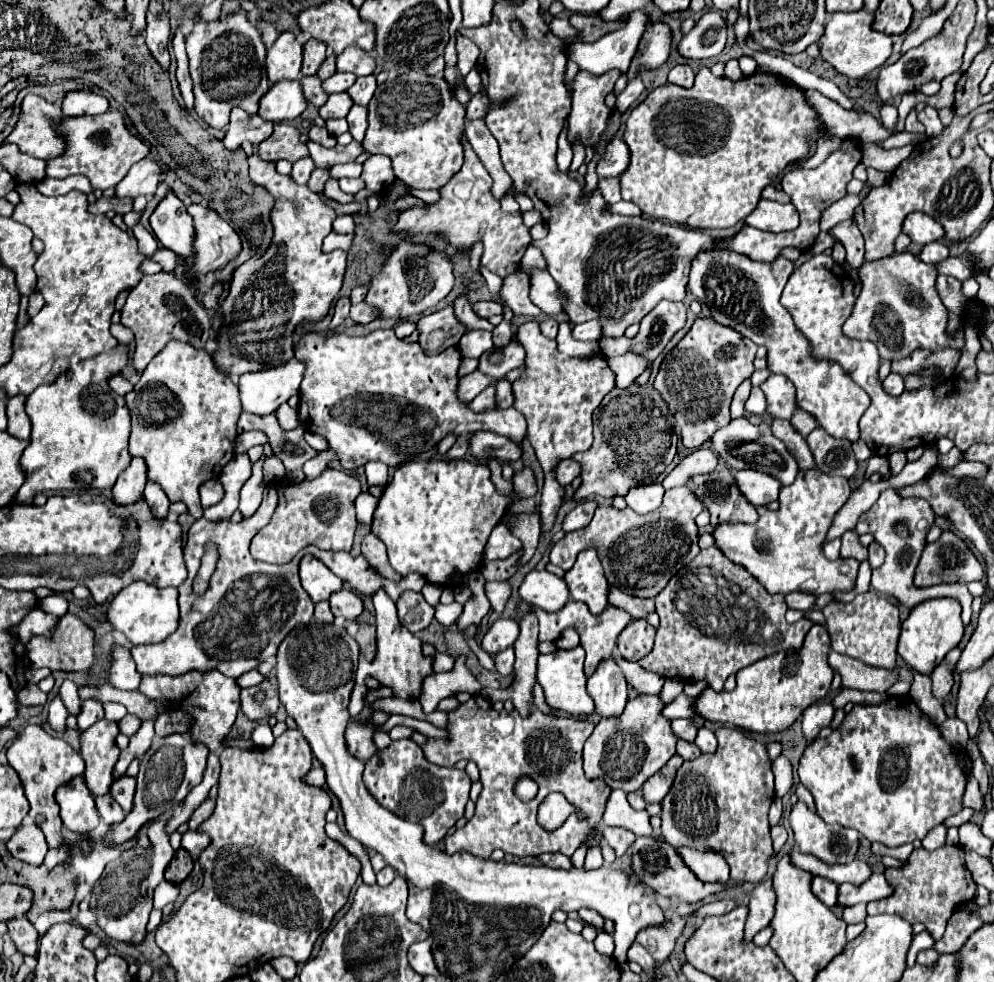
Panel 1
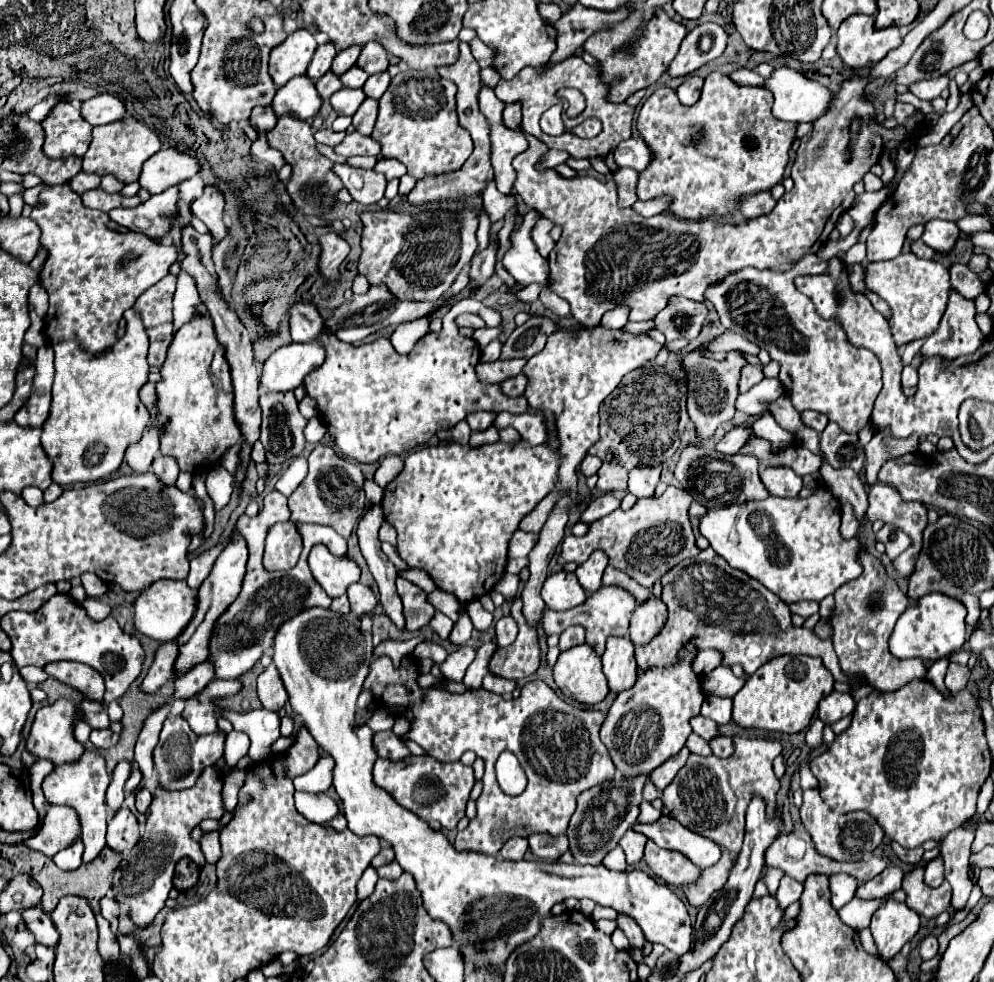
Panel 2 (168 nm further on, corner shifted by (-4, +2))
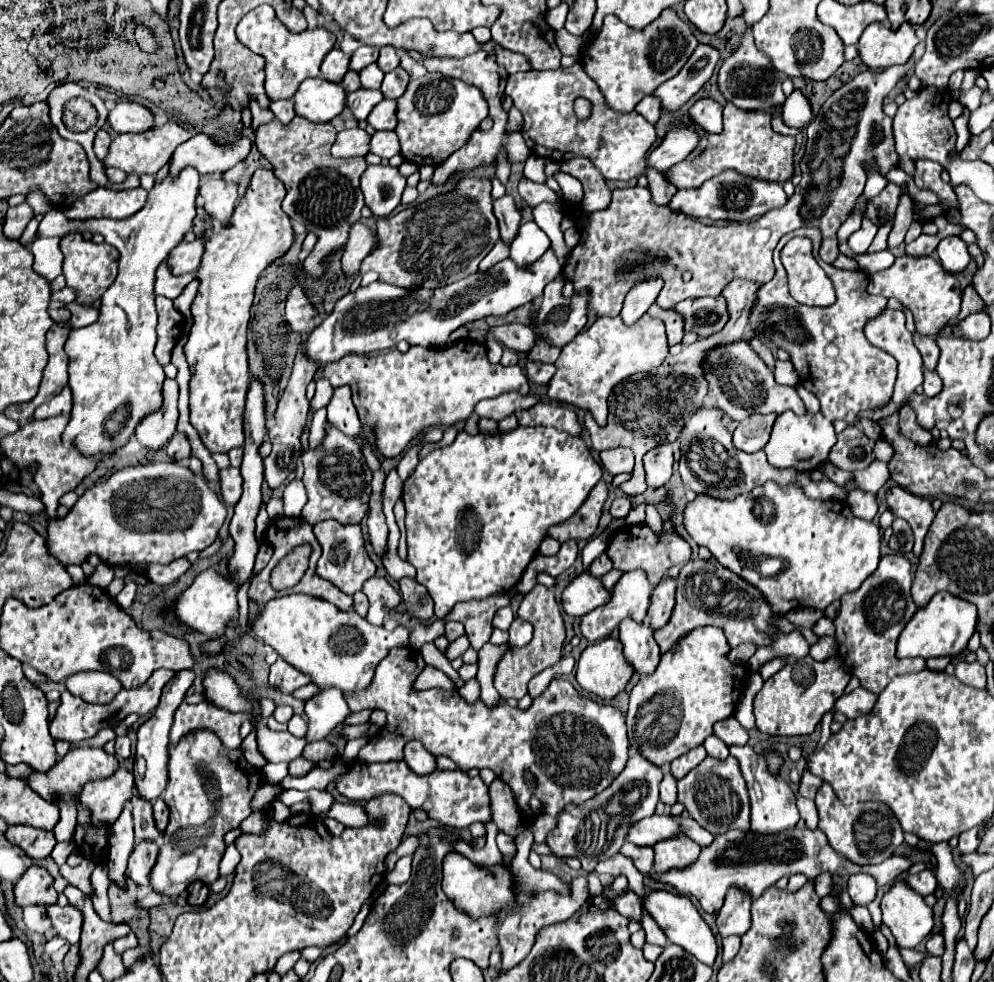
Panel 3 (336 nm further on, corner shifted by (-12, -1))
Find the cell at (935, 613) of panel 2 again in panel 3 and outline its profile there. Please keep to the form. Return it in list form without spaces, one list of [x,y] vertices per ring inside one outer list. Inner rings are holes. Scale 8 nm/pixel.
[[[948,591],[936,593],[926,607],[920,607],[908,625],[902,629],[898,639],[896,655],[902,657],[942,657],[942,655],[958,655],[966,649],[968,639],[972,637],[976,627],[976,607],[960,597],[954,597]]]

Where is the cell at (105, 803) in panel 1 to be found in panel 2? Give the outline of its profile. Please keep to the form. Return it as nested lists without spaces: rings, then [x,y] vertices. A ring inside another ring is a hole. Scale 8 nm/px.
[[[120,808],[108,818],[106,842],[116,852],[126,852],[138,842],[138,820],[128,808]]]

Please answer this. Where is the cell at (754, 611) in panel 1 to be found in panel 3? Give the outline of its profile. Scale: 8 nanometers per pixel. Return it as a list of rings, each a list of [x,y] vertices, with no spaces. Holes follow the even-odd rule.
[[[714,557],[708,561],[704,559],[688,561],[682,567],[676,583],[678,583],[678,589],[676,589],[674,613],[662,629],[654,631],[654,637],[662,653],[666,653],[688,631],[702,625],[722,627],[732,647],[738,647],[740,643],[748,643],[748,641],[764,647],[776,639],[778,629],[768,623],[770,617],[776,617],[776,615],[768,609],[768,603],[764,601],[764,597],[760,597],[760,591],[748,585],[744,579],[736,577],[732,571],[724,569]]]

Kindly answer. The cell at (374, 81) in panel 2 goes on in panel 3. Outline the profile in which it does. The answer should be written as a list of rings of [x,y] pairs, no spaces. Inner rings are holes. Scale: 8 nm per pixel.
[[[396,67],[382,81],[382,93],[384,93],[384,97],[386,99],[398,99],[398,97],[402,97],[402,93],[408,87],[408,81],[410,81],[410,75],[402,67]]]

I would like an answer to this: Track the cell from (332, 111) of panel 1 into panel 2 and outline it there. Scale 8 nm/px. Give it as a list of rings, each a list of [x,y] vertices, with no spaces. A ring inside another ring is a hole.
[[[342,88],[340,92],[334,92],[330,98],[330,104],[334,108],[336,114],[344,114],[344,116],[352,116],[358,106],[366,100],[364,90],[352,90],[352,88]]]

